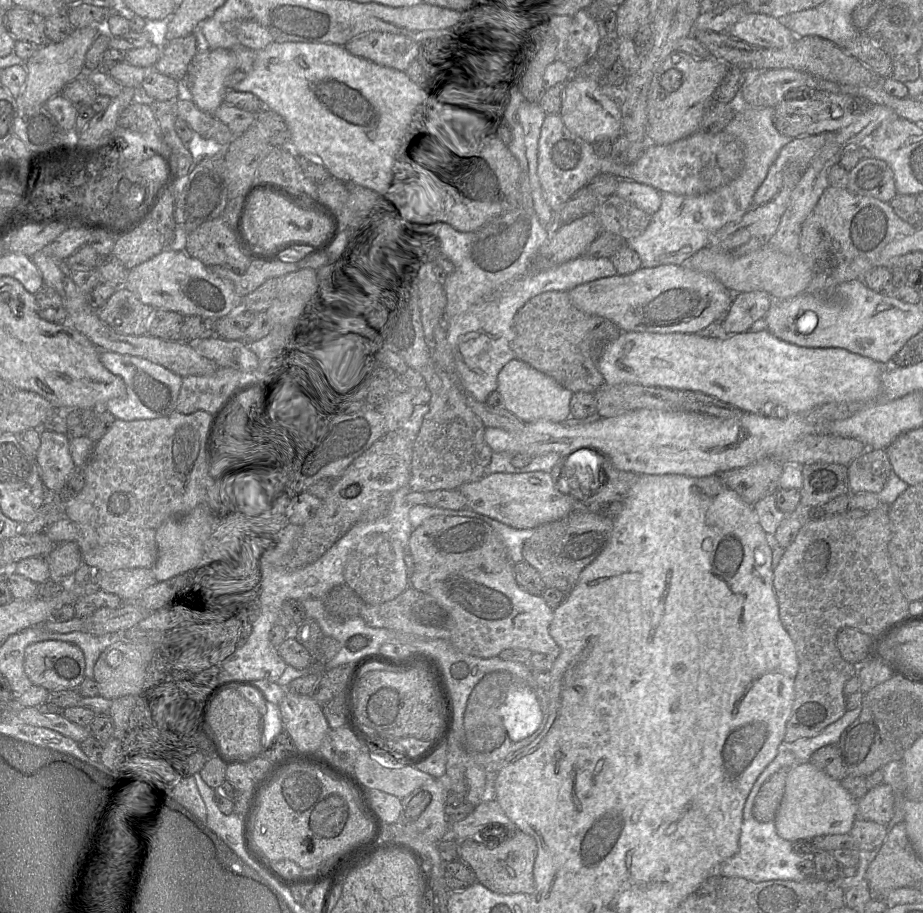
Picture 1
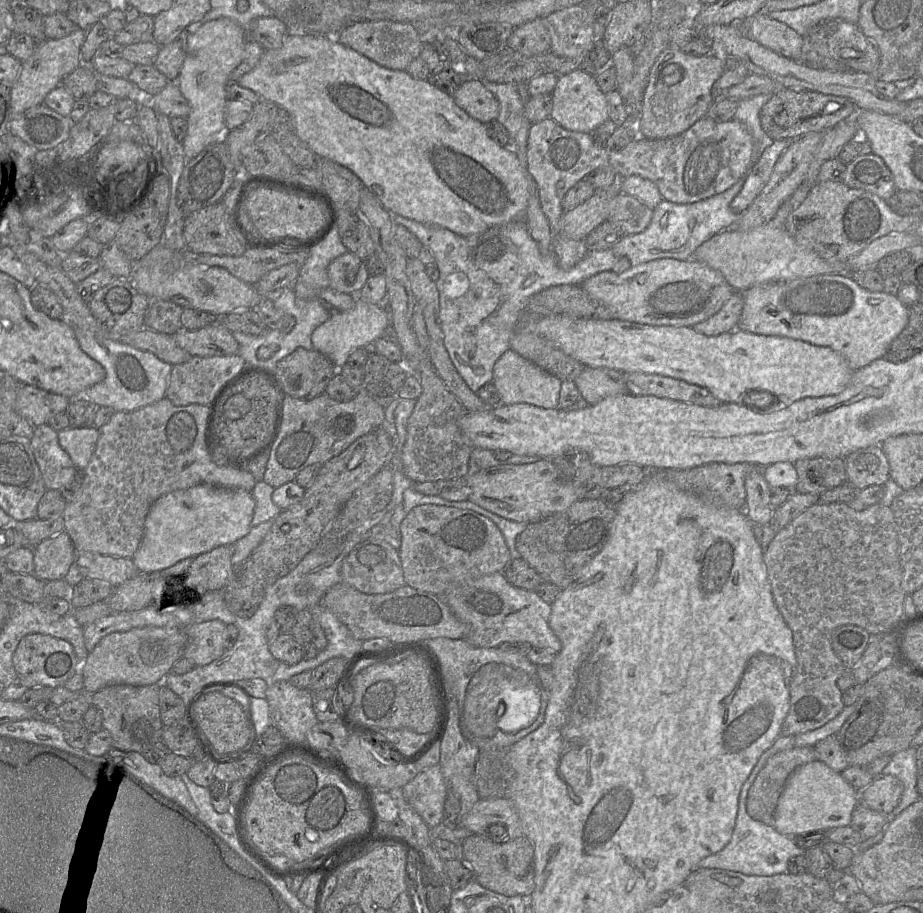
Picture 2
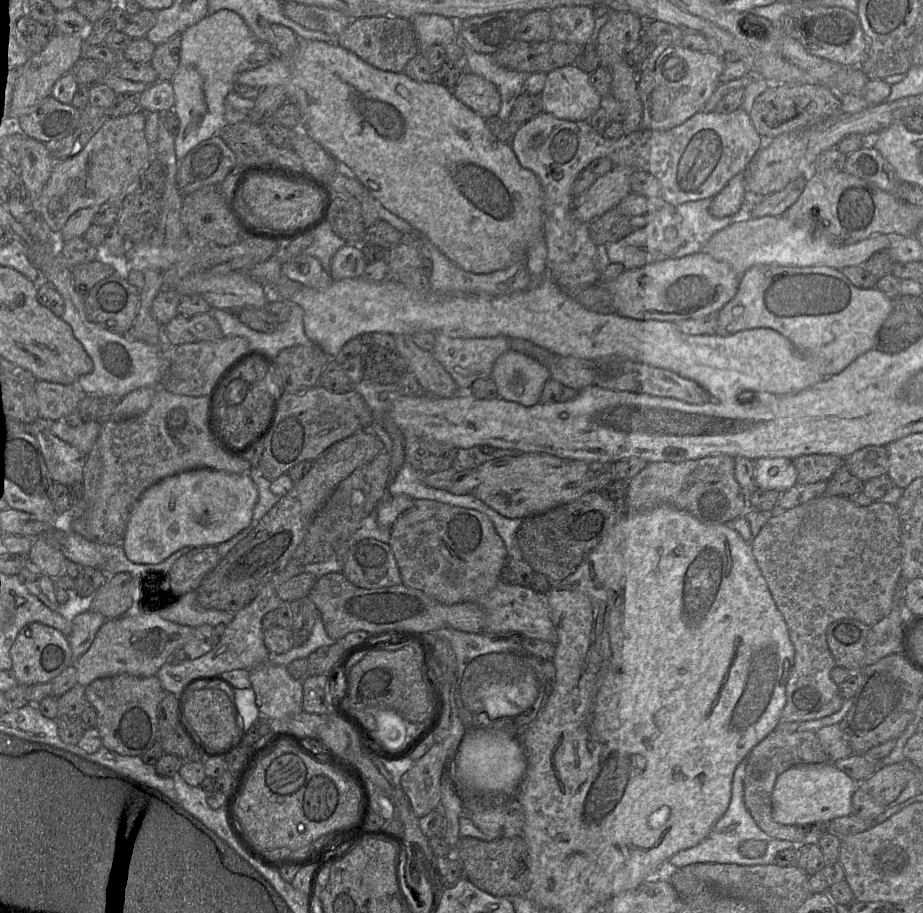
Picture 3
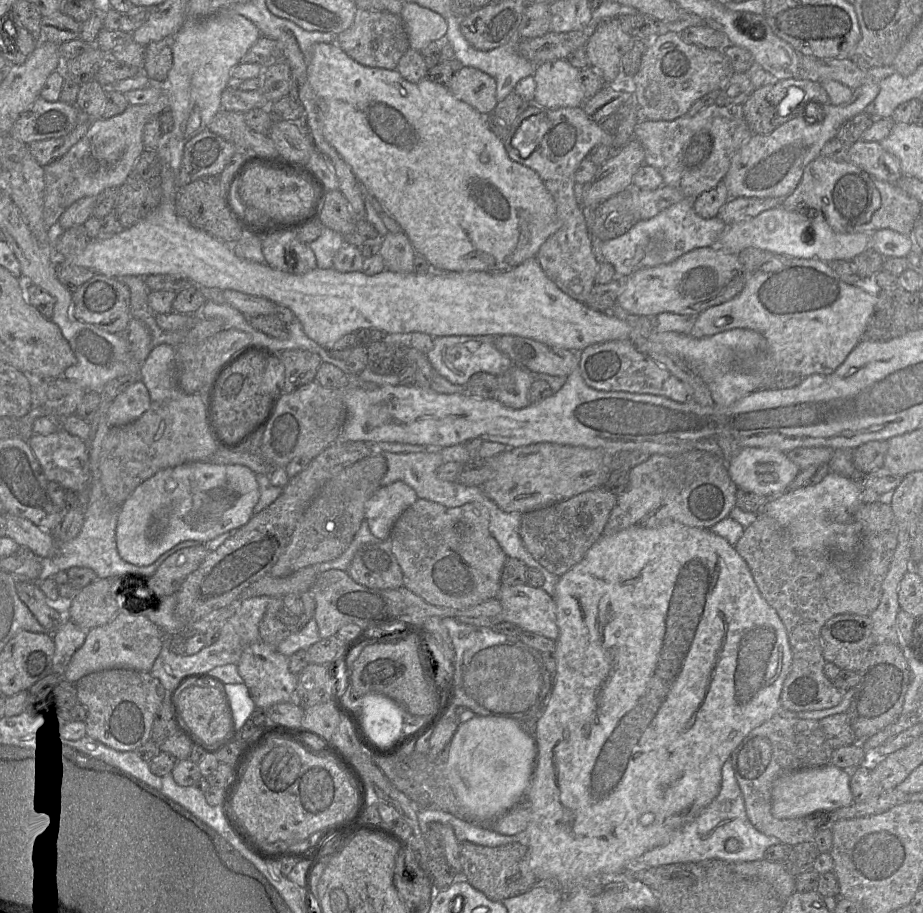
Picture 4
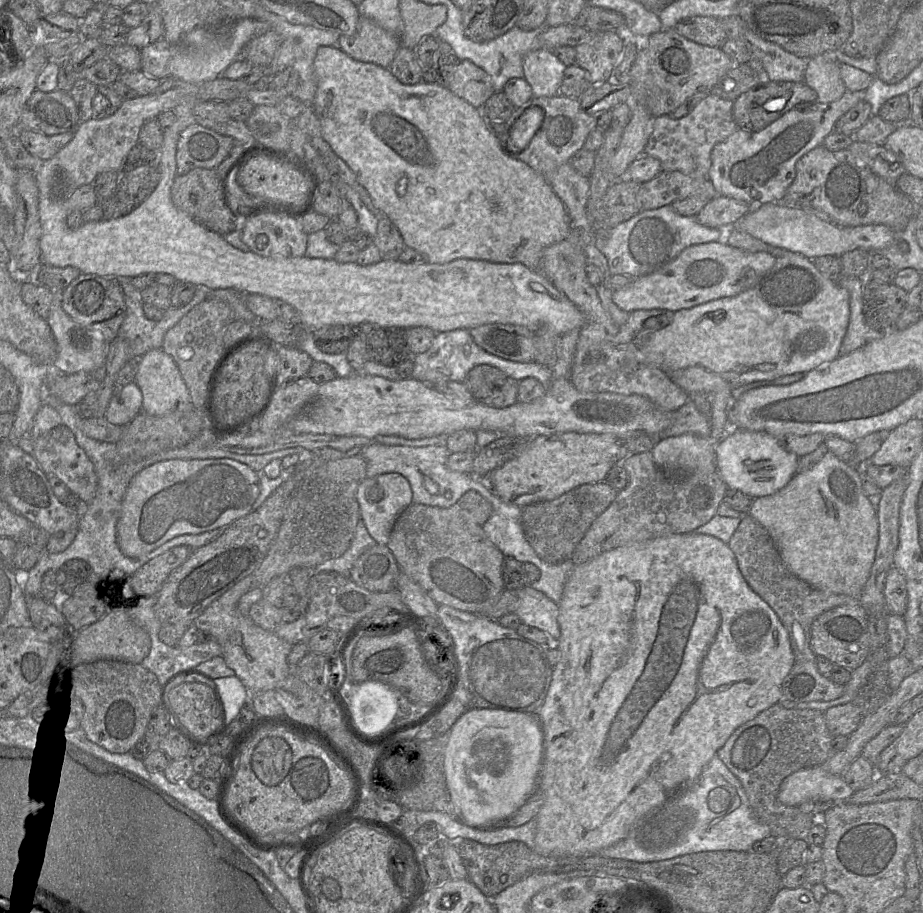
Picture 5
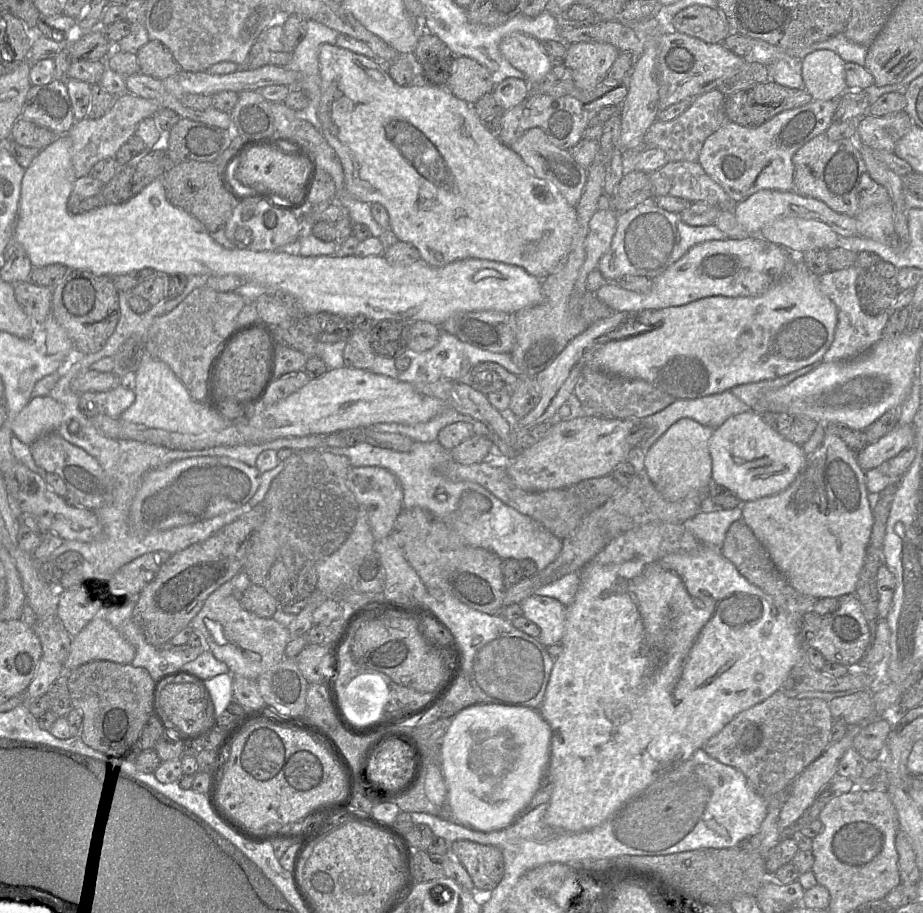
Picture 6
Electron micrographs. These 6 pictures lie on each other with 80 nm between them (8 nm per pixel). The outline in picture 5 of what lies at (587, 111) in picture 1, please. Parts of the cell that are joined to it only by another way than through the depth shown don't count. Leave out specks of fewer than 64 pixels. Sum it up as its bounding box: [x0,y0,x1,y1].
[523,48,565,97]

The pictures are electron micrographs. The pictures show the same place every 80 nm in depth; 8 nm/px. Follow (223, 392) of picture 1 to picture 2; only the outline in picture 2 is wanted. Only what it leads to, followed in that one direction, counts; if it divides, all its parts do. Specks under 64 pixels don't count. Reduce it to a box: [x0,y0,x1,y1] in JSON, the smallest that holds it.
[166,353,246,411]

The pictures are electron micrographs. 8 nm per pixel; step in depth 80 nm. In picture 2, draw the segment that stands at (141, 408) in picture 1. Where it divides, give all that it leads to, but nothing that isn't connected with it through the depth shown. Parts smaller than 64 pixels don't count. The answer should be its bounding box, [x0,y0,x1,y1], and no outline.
[72,327,172,412]

